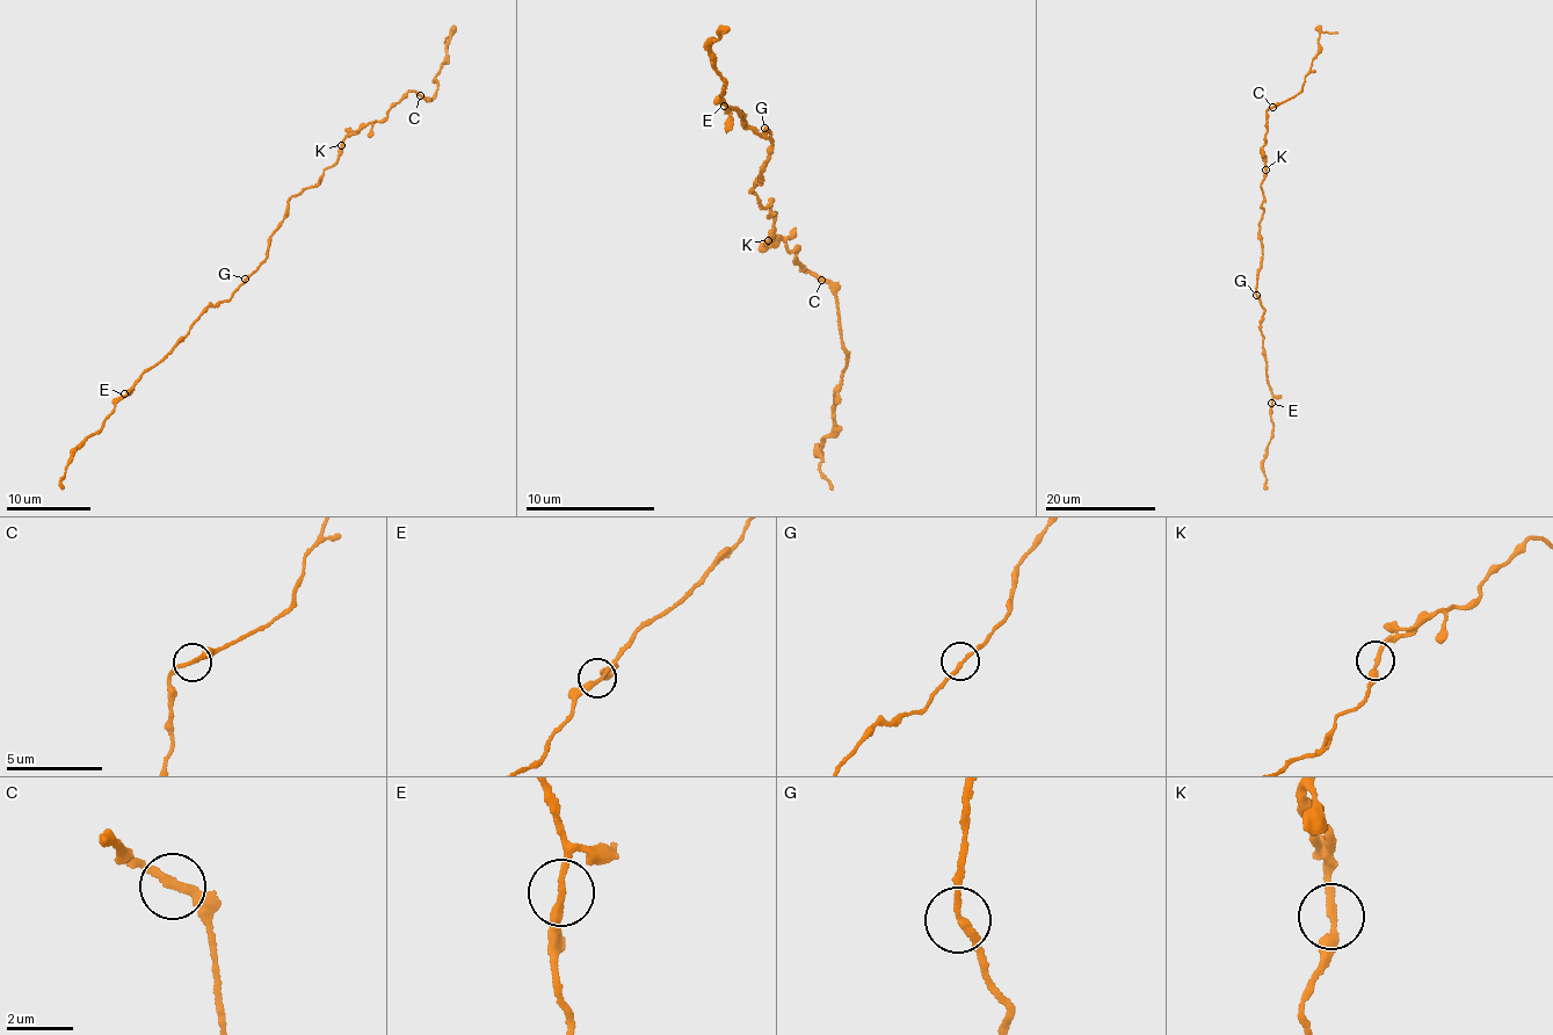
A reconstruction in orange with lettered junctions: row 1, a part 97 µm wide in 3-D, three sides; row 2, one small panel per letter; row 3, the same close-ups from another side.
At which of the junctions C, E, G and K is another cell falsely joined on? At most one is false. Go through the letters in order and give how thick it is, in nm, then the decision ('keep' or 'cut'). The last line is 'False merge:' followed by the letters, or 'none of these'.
C: calibre 220 nm; keep
E: calibre 240 nm; keep
G: calibre 200 nm; keep
K: calibre 200 nm; keep
False merge: none of these

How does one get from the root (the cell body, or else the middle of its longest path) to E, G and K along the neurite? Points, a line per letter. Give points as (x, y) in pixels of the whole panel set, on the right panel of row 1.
E: (1260, 237), (1262, 253), (1255, 289), (1263, 311), (1260, 321), (1271, 403)
G: (1260, 237), (1262, 253), (1256, 295)
K: (1260, 237), (1258, 224), (1263, 210), (1261, 185), (1265, 169)

